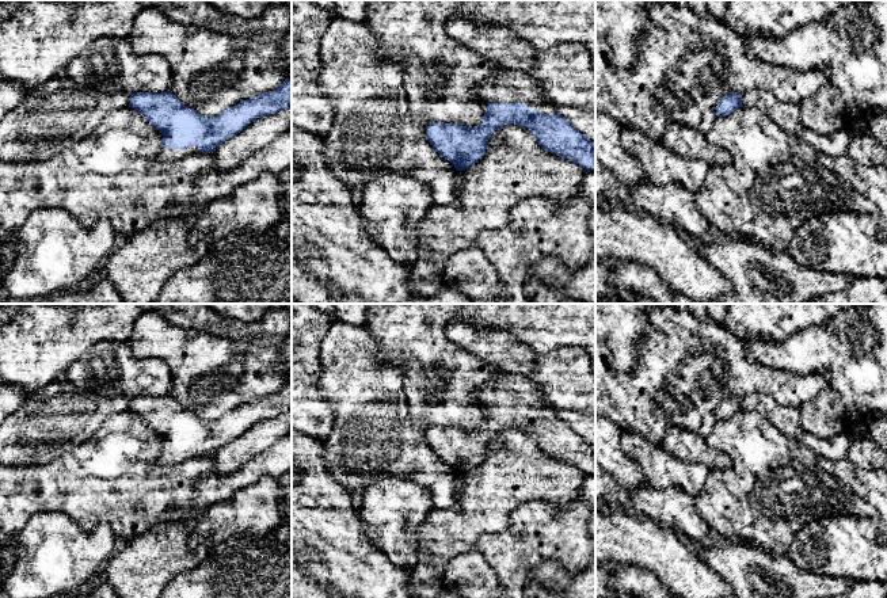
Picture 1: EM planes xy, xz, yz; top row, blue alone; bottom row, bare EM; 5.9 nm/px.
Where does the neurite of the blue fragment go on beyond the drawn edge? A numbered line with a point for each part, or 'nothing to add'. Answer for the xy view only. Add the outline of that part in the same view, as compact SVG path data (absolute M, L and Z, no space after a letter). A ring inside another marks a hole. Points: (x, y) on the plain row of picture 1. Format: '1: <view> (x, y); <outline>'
1: xy (166, 457); M189 450L186 454L174 453L174 452L161 452L157 462L160 465L171 465L171 464L183 462L189 458L199 458L199 453L195 450Z

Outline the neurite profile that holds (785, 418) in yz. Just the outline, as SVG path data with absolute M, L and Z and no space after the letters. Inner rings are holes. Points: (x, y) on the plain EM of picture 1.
M751 393L742 397L745 411L765 416L785 437L797 439L802 433L800 411L792 405L780 405L772 396Z

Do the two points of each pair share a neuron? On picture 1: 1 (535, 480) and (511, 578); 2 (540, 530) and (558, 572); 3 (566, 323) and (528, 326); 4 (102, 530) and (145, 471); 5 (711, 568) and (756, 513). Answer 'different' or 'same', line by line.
1: different
2: different
3: same
4: different
5: different

